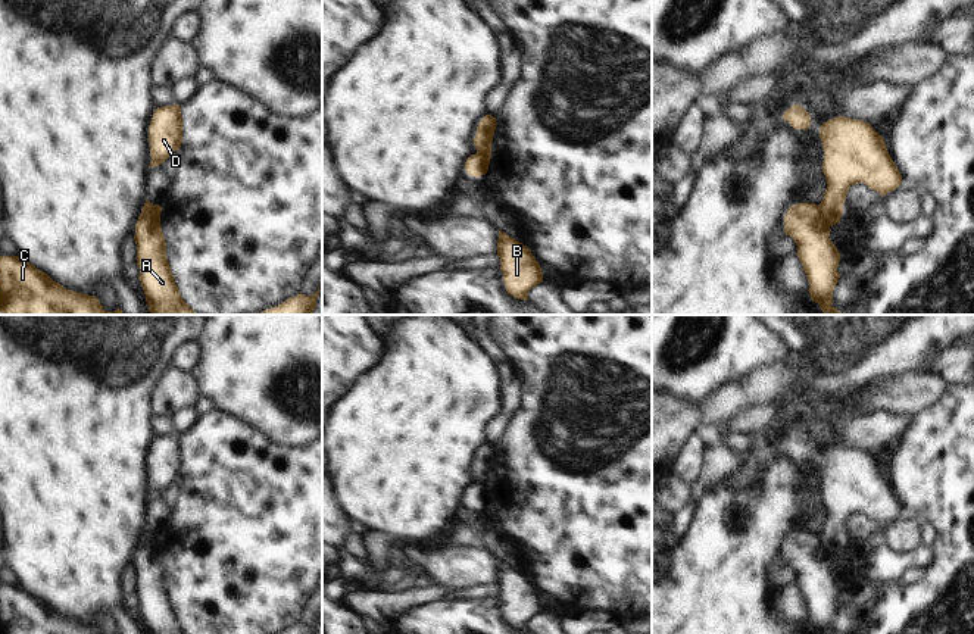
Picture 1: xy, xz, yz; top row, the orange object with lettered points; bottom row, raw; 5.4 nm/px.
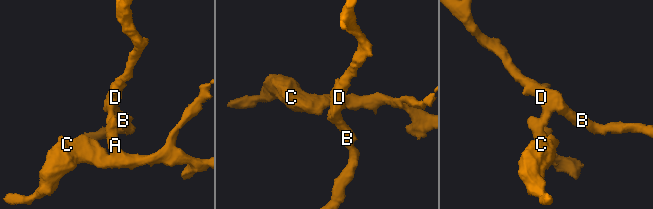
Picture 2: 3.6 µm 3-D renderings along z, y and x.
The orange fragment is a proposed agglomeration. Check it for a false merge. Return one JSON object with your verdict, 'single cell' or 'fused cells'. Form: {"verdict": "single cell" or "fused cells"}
{"verdict": "fused cells"}

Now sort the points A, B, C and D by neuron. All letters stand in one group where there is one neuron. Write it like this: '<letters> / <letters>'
A C / B D

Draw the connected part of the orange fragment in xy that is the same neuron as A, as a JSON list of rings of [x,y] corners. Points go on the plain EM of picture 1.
[[[160,544],[146,546],[135,553],[137,594],[147,634],[187,634],[174,610],[166,587]]]

